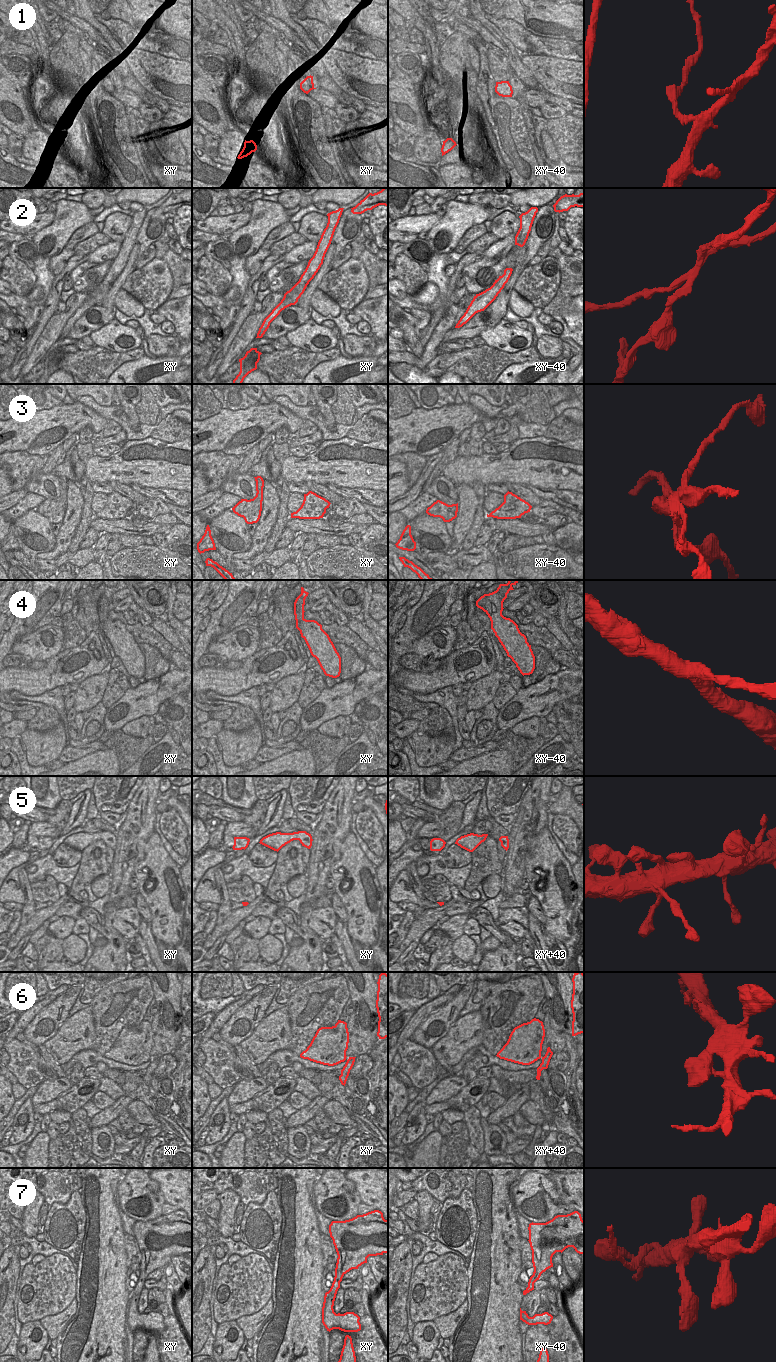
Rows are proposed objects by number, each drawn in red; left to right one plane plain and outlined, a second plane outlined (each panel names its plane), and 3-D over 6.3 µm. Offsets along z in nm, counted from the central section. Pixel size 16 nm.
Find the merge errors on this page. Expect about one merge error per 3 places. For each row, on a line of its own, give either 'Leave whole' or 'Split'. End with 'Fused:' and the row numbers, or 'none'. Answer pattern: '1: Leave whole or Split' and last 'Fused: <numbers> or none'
1: Split
2: Split
3: Split
4: Leave whole
5: Leave whole
6: Leave whole
7: Leave whole
Fused: 1, 2, 3.

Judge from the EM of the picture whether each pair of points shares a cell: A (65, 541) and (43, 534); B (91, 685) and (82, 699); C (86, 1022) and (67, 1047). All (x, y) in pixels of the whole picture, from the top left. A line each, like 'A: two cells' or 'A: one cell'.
A: two cells
B: one cell
C: one cell

